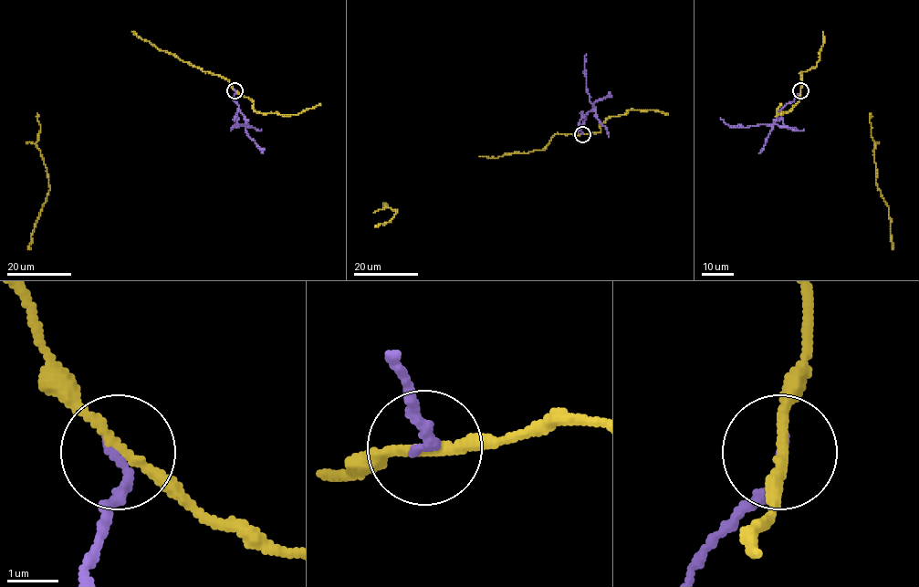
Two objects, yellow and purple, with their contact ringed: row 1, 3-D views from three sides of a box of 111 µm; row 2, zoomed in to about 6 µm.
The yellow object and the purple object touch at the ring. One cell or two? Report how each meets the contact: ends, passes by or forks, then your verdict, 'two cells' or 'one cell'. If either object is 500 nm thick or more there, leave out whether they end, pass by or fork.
yellow passes by; purple ends there; two cells

